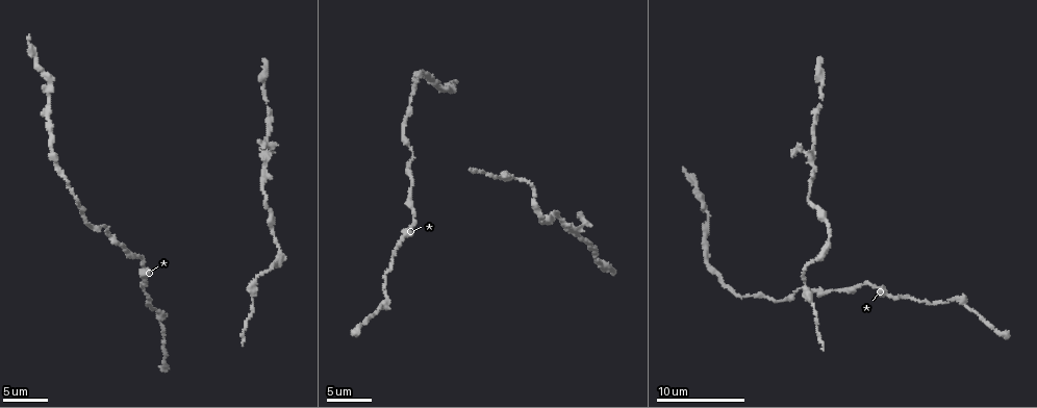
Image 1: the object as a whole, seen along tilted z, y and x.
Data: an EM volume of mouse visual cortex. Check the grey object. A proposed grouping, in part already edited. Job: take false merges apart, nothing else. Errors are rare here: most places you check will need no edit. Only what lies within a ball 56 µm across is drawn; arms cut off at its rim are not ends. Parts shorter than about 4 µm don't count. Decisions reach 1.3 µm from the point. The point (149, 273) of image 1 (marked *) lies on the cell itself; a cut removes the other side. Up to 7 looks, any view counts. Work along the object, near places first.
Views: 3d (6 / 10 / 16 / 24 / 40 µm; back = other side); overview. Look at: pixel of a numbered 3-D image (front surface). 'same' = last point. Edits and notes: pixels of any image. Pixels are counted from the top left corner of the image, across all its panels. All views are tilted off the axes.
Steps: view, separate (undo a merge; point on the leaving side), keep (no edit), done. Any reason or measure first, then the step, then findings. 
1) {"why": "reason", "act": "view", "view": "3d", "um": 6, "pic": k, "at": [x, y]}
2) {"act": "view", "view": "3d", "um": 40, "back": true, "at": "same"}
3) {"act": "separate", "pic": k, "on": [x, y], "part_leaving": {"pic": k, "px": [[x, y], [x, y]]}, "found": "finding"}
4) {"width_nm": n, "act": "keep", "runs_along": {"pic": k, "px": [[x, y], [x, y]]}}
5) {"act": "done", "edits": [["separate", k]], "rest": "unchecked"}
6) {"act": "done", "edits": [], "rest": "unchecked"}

{"why": "calibre changes", "act": "view", "view": "3d", "um": 16, "pic": 1, "at": [539, 213]}

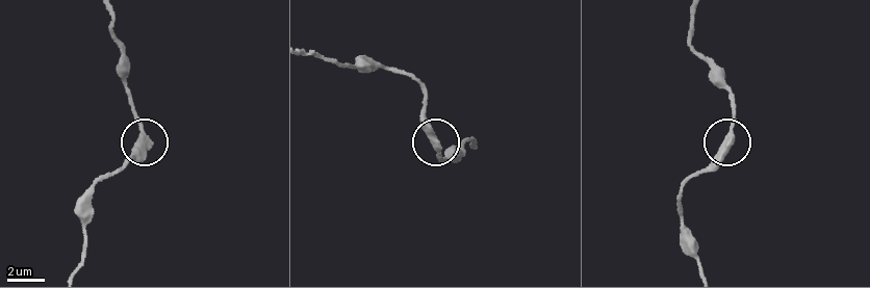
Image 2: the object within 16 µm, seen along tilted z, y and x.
{"width_nm": 400, "act": "keep", "found": "continuous, no second cell"}

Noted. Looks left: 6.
{"act": "view", "view": "3d", "um": 10, "pic": 1, "at": [252, 289]}

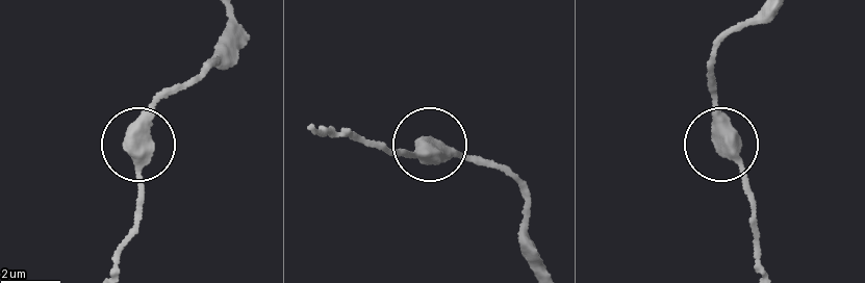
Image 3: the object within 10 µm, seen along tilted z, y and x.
{"act": "view", "view": "3d", "um": 10, "back": true, "pic": 3, "at": [143, 137]}

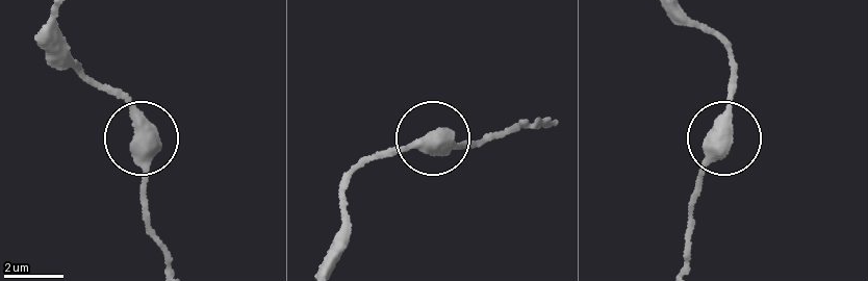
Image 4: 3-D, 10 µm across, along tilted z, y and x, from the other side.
{"act": "keep", "found": "all the same cell"}

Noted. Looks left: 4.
{"why": "calibre changes", "act": "view", "view": "3d", "um": 10, "pic": 1, "at": [108, 233]}

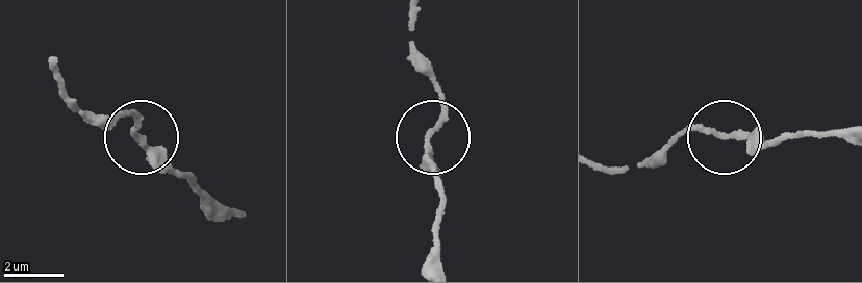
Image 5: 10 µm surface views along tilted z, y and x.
{"act": "keep", "runs_along": {"pic": 5, "px": [[438, 260], [432, 150], [444, 104], [431, 69]]}, "found": "one cell here"}

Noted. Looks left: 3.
{"why": "sudden change in width", "act": "view", "view": "3d", "um": 16, "pic": 1, "at": [163, 326]}

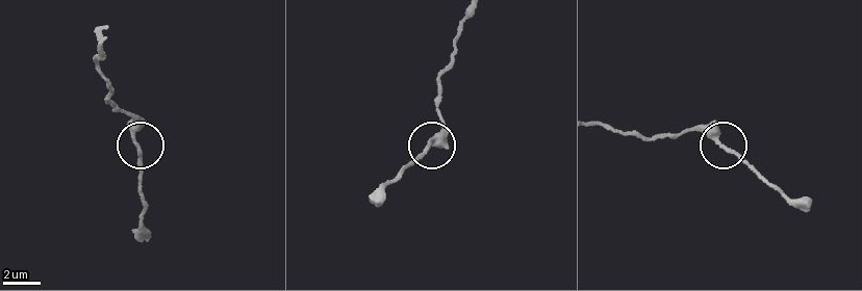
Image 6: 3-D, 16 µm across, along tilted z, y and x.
{"act": "keep", "runs_along": {"pic": 6, "px": [[103, 51], [95, 63], [110, 103], [137, 122], [144, 197]]}, "found": "continuous, no second cell"}

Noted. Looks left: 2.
{"act": "done", "edits": [], "rest": "unchecked"}

